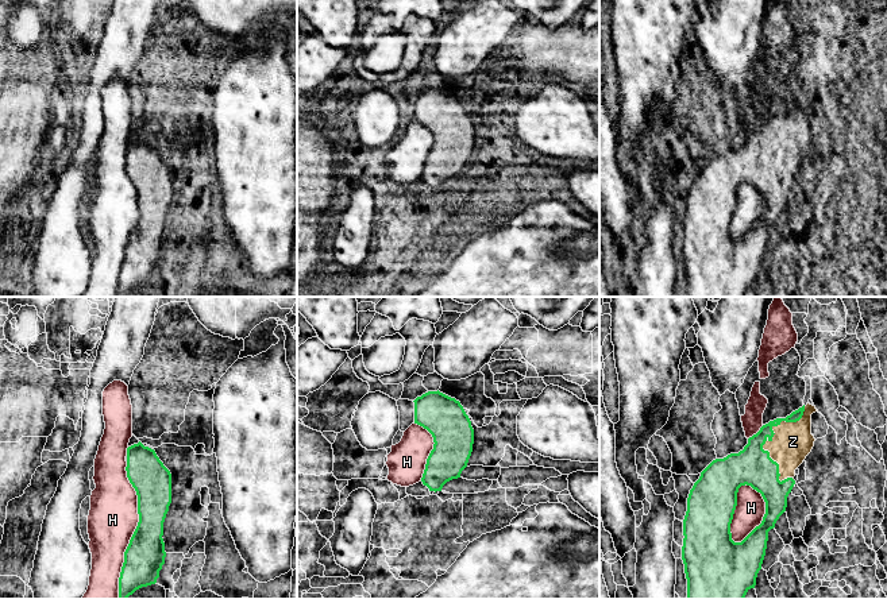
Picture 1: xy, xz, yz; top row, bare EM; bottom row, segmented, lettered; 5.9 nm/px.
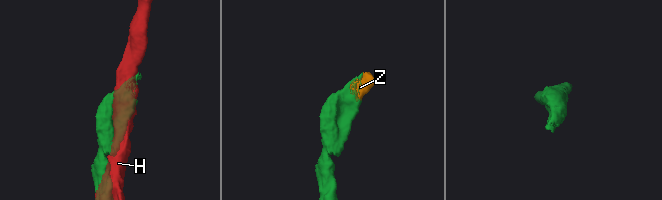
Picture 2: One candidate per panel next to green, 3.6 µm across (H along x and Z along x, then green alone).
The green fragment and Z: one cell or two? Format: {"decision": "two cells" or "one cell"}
{"decision": "one cell"}

